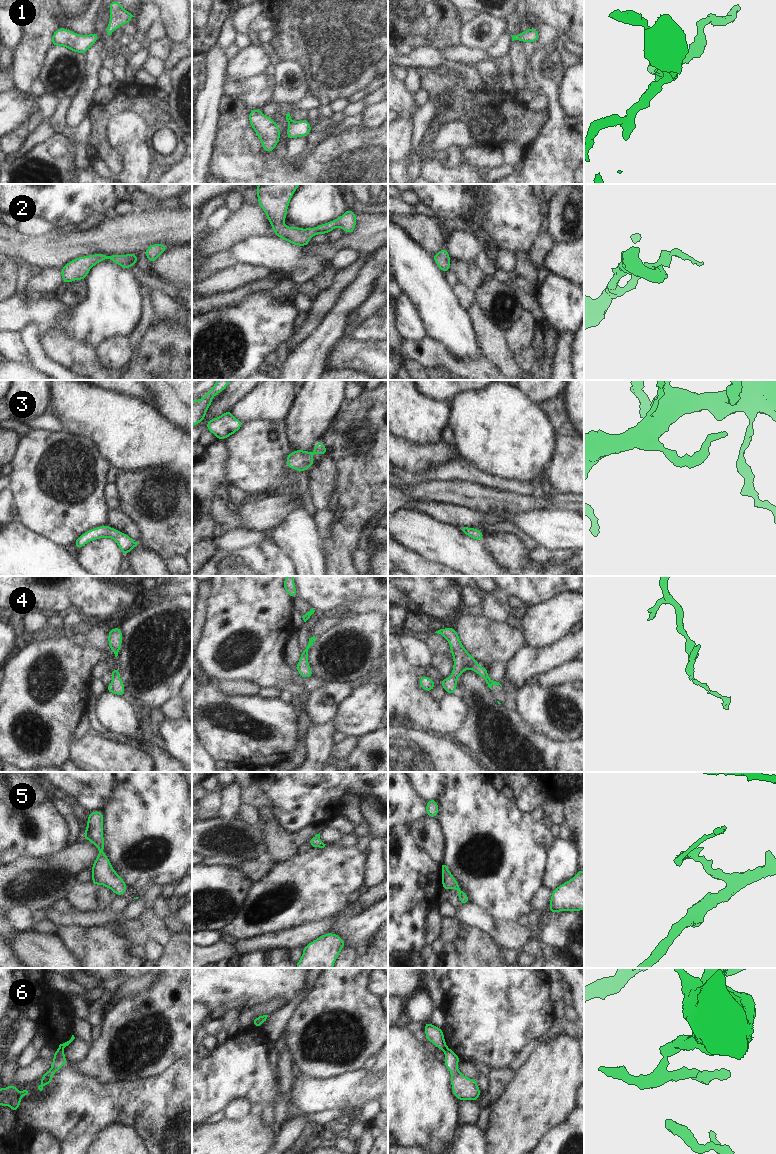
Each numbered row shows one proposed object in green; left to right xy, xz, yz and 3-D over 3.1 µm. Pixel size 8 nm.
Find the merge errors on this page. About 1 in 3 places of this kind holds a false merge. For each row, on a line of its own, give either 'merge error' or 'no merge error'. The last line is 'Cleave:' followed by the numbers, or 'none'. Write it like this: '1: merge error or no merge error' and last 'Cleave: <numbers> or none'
1: no merge error
2: no merge error
3: no merge error
4: no merge error
5: no merge error
6: merge error
Cleave: 6

